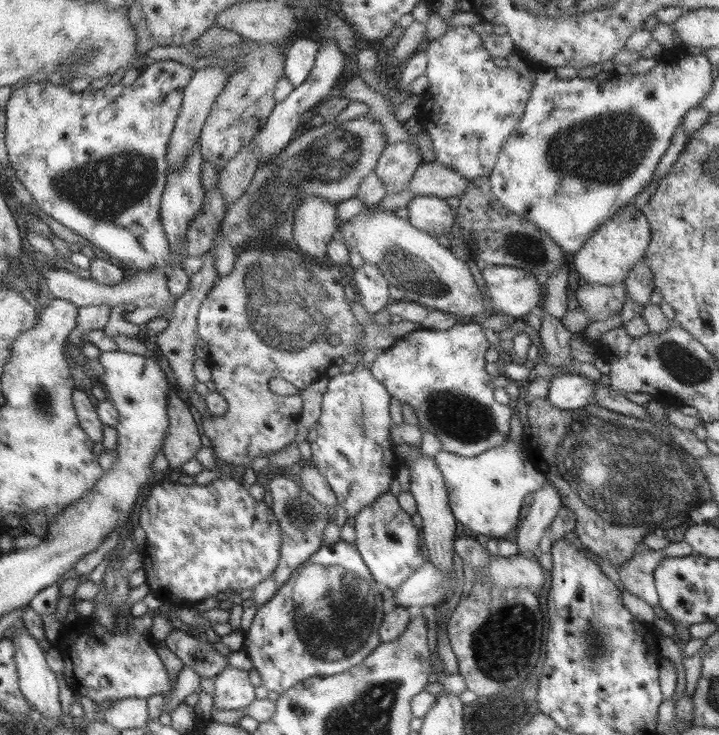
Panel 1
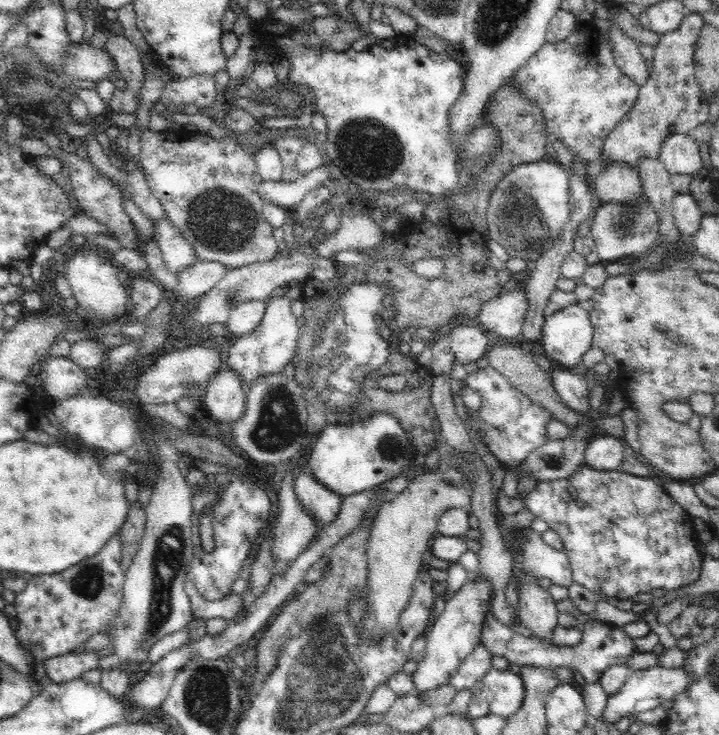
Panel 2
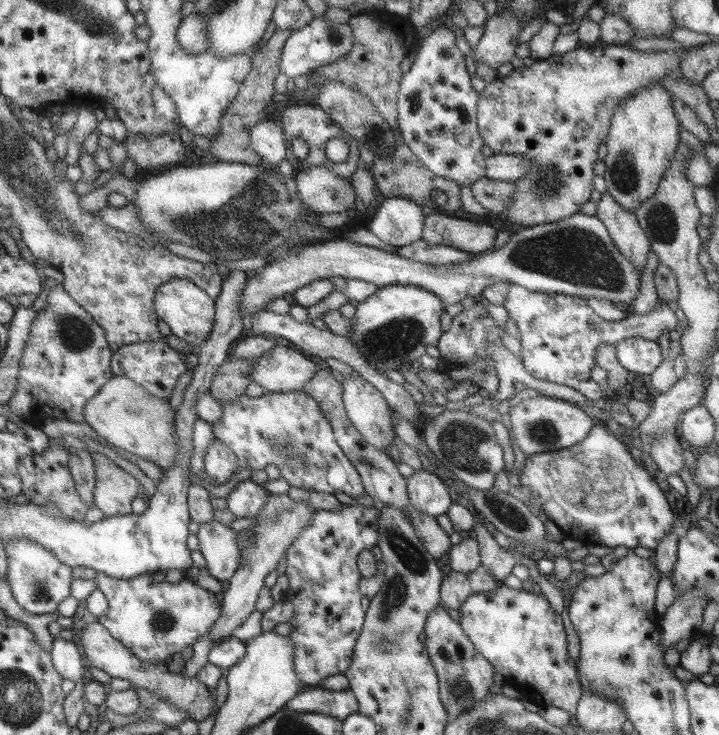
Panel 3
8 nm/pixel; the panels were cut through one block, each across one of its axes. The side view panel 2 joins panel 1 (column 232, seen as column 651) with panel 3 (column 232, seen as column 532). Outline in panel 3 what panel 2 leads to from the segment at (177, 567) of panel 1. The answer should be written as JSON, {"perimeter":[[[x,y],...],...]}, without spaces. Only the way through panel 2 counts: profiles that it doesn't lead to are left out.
{"perimeter":[[[251,479],[239,481],[224,499],[225,510],[234,518],[254,518],[267,502],[270,492]]]}

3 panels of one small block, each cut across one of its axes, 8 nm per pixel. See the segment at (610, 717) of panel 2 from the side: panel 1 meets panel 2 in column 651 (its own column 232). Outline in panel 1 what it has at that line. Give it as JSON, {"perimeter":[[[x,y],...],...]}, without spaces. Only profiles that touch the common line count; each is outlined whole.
{"perimeter":[[[227,665],[213,679],[212,704],[221,710],[237,710],[240,712],[255,699],[253,690],[247,678],[247,671]]]}

